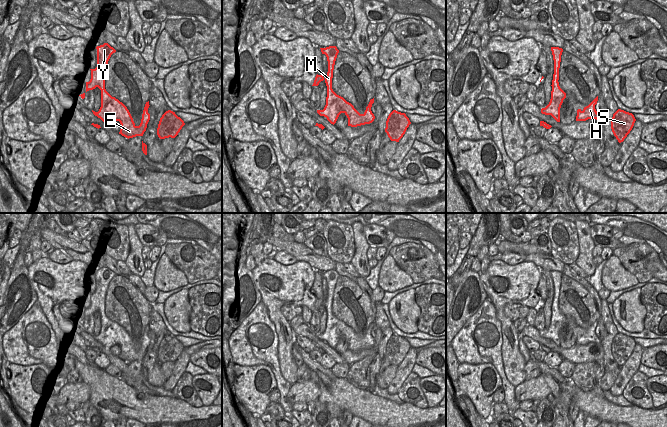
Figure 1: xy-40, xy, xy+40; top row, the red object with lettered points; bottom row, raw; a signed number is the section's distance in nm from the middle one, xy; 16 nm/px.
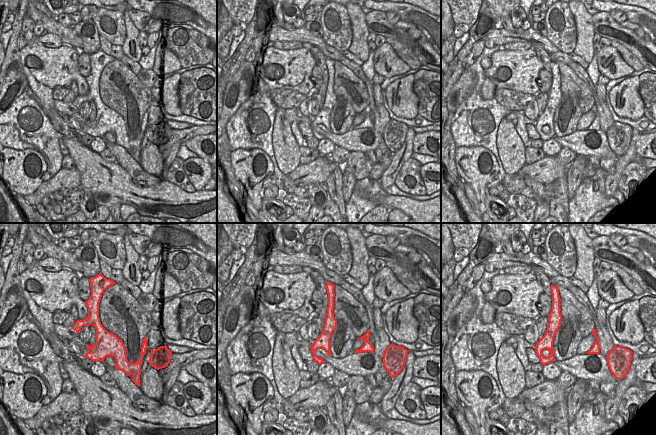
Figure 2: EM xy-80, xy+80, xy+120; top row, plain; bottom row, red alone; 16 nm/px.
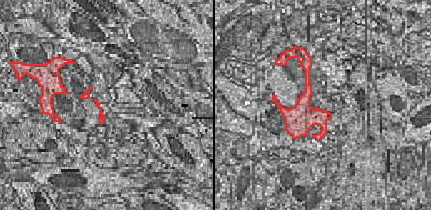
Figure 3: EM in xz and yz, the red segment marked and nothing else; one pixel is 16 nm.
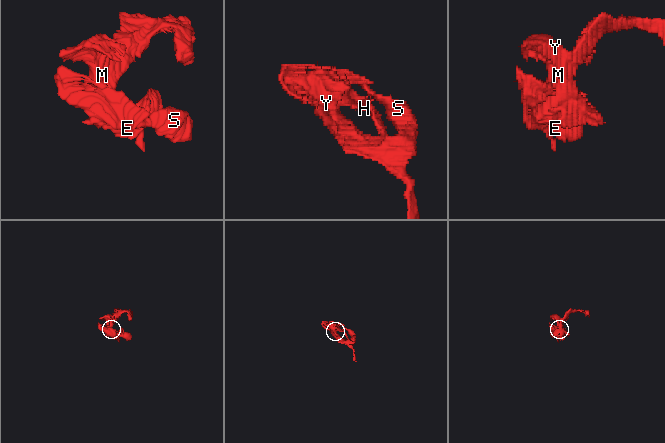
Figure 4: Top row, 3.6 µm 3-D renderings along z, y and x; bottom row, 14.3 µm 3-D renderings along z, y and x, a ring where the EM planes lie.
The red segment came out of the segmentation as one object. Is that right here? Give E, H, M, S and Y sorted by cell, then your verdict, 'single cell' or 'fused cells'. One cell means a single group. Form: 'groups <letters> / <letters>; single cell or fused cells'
groups E H M Y / S; fused cells

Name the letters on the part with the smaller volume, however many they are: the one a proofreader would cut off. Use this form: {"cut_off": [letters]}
{"cut_off": ["S"]}

